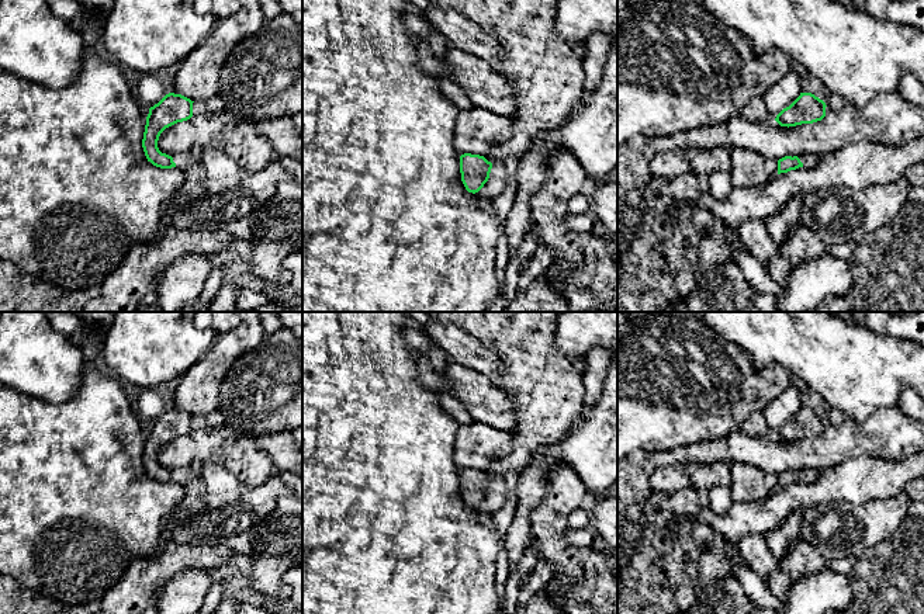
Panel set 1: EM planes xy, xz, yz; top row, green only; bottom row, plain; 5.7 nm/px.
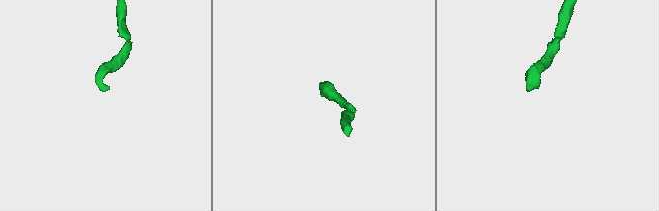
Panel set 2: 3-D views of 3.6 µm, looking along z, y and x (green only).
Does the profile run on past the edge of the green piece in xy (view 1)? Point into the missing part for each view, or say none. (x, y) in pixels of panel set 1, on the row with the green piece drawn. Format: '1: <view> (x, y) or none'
1: xy (191, 190)

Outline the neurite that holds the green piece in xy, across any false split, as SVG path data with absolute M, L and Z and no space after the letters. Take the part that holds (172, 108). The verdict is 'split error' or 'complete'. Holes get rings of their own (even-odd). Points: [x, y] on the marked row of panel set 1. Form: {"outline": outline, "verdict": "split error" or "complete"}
{"outline": "M169 93L158 104L149 108L142 139L142 148L148 162L160 169L179 167L184 171L184 183L179 190L180 207L186 208L203 197L205 170L201 162L194 160L190 153L166 155L158 148L160 133L193 117L190 98Z", "verdict": "split error"}

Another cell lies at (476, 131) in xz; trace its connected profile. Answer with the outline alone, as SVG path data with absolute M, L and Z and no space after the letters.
M473 107L458 112L454 125L454 148L460 155L485 156L494 145L512 136L509 118Z

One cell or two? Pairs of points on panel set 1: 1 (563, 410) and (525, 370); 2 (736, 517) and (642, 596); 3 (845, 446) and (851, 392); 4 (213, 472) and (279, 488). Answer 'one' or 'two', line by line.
1: one
2: two
3: two
4: one

